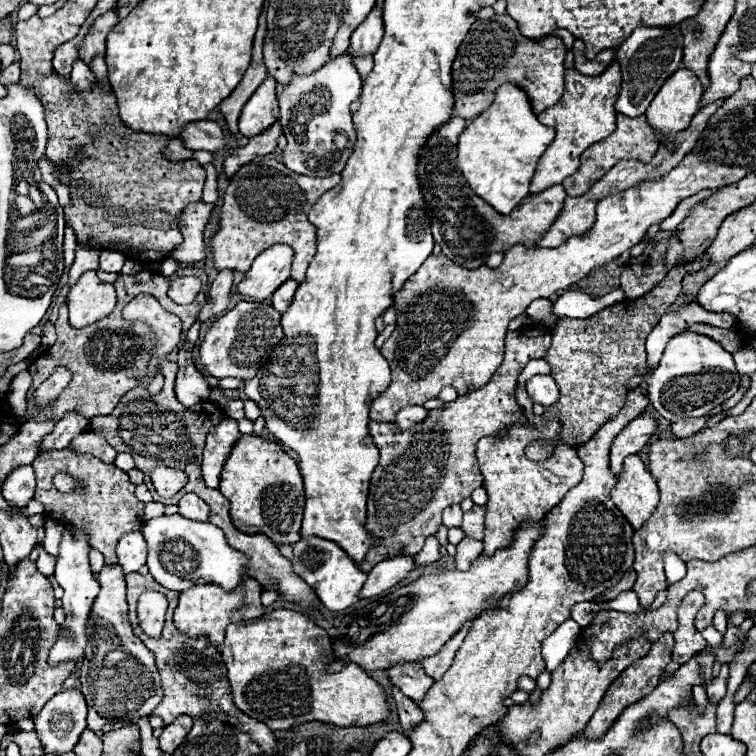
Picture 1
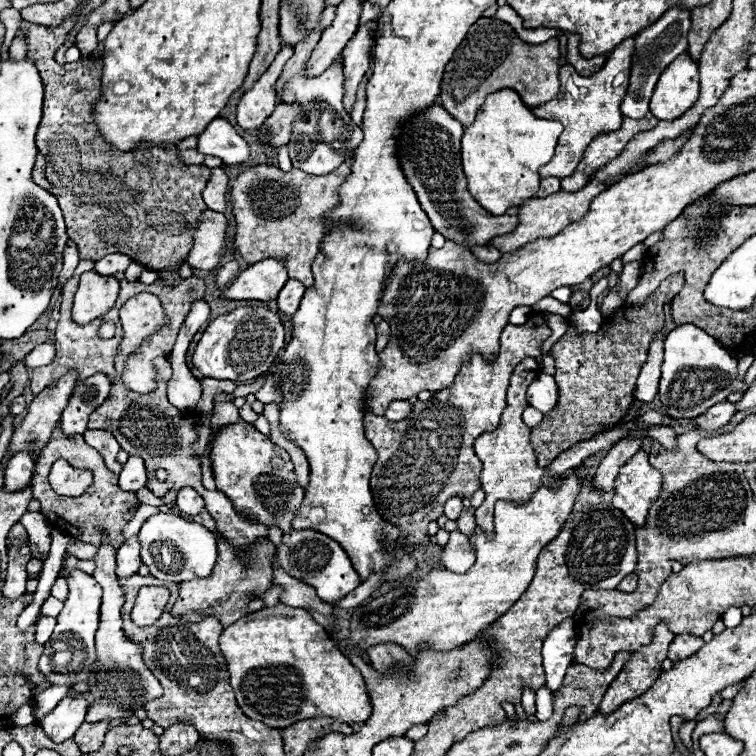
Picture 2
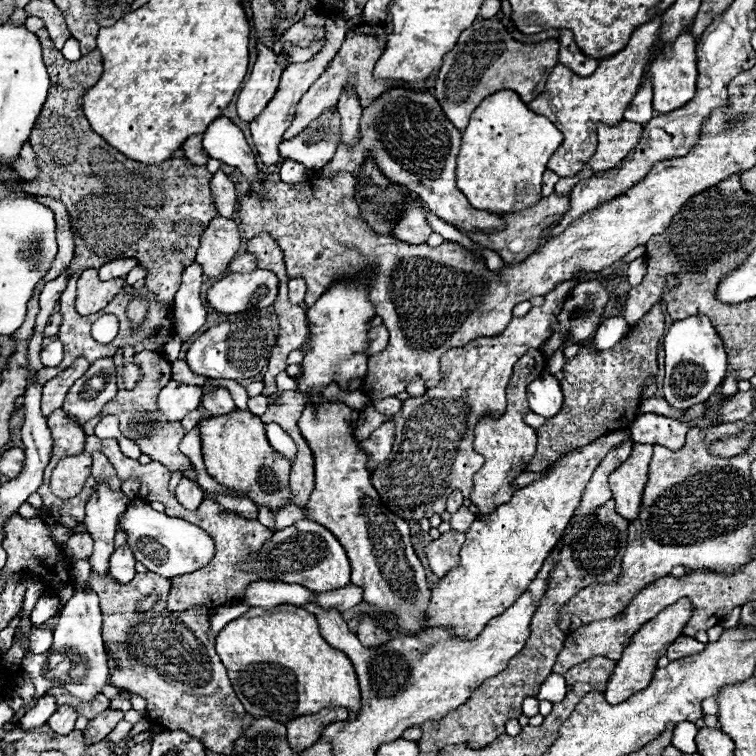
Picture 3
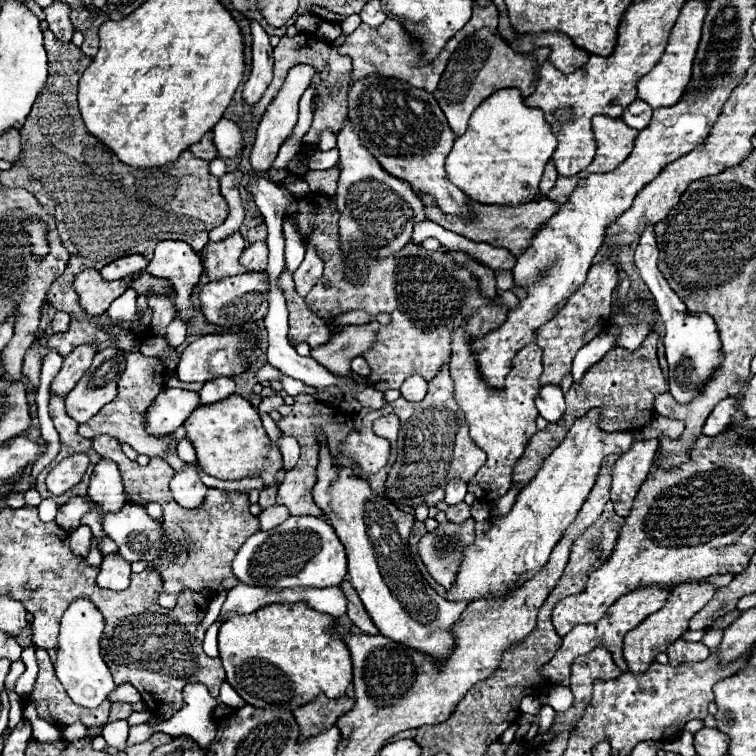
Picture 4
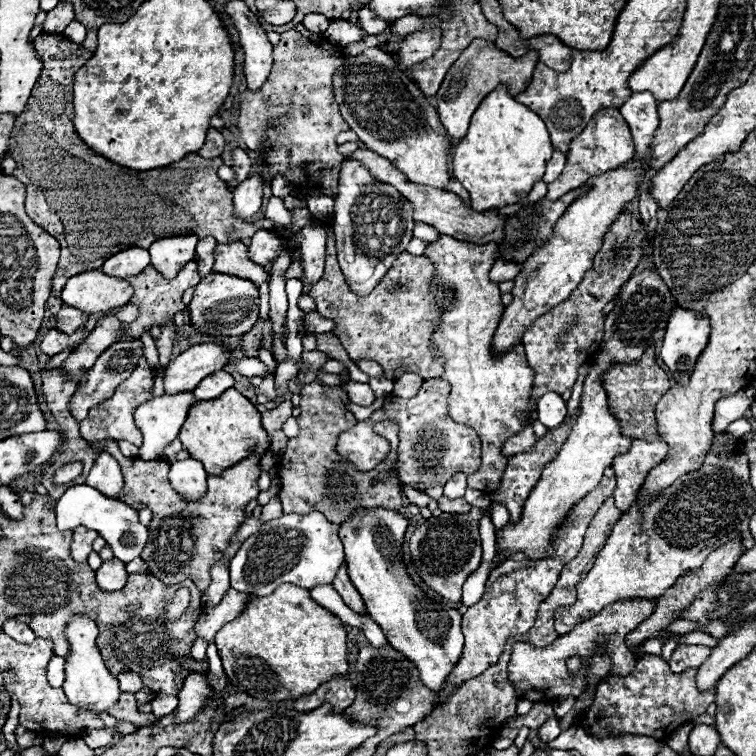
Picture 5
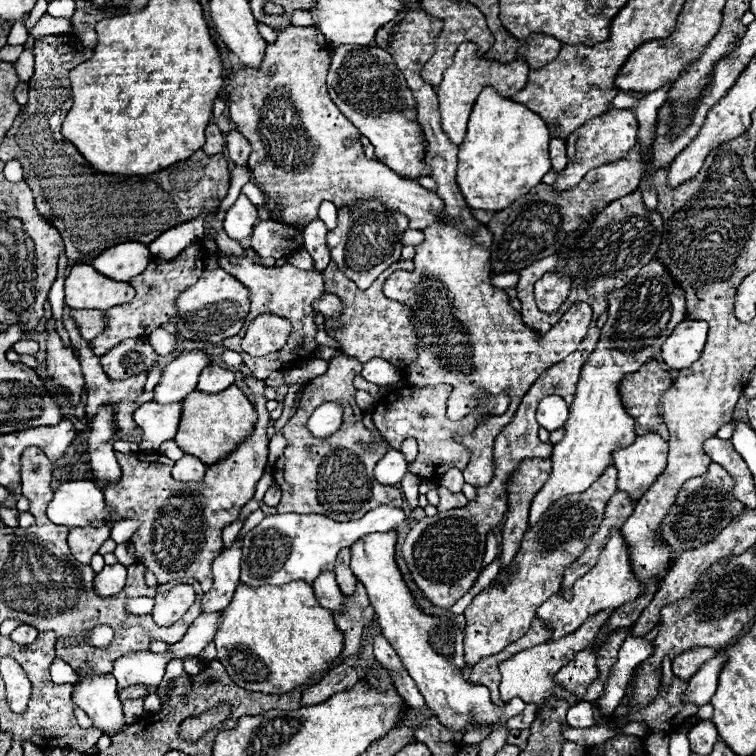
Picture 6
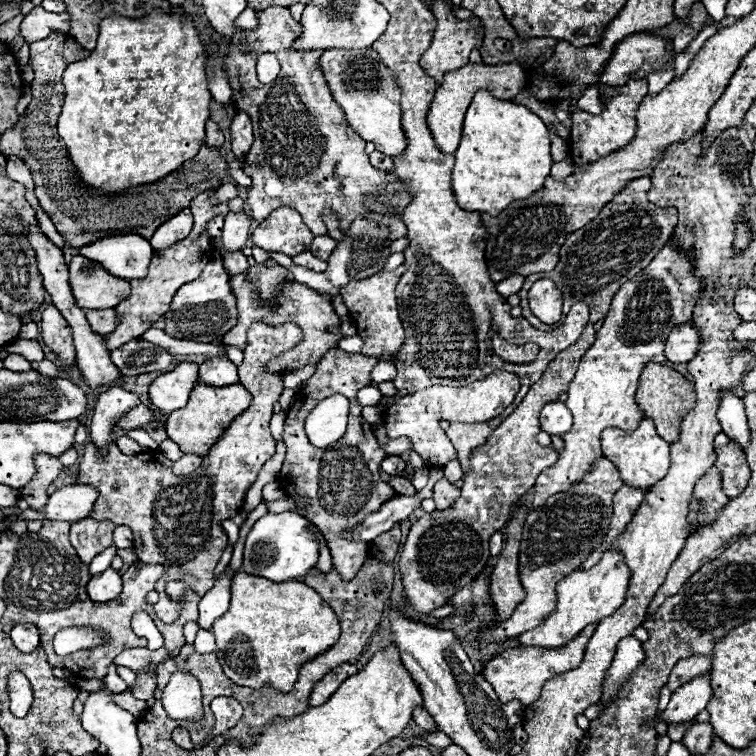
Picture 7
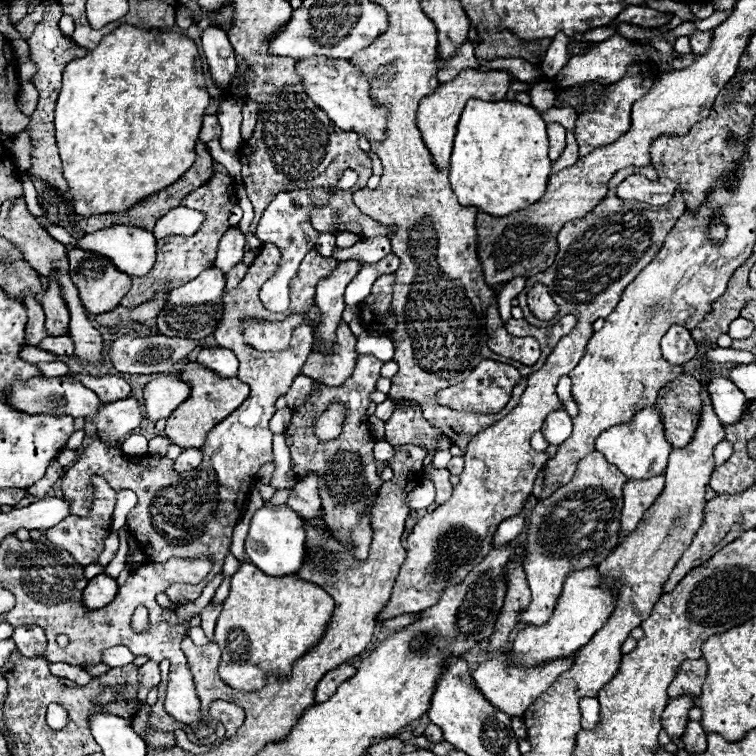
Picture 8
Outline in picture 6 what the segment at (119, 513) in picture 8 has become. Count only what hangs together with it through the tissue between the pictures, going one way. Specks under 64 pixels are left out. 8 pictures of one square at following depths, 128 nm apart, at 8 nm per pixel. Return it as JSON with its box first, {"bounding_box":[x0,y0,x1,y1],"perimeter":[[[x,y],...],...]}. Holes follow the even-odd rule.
{"bounding_box":[110,520,140,544],"perimeter":[[[122,520],[116,522],[116,524],[112,526],[110,538],[112,538],[116,544],[122,544],[122,542],[124,542],[124,536],[132,536],[138,526],[140,526],[140,524],[137,520]]]}

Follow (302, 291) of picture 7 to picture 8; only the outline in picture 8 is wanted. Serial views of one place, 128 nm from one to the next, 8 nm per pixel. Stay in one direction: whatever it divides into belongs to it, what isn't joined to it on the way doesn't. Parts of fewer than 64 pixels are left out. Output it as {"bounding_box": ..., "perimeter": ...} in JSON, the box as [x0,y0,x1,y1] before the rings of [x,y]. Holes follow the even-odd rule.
{"bounding_box":[241,306,358,386],"perimeter":[[[312,306],[306,314],[292,314],[282,322],[241,318],[244,342],[260,351],[282,351],[288,347],[293,329],[304,320],[310,320],[316,330],[320,323],[320,310]],[[340,322],[340,328],[336,328],[336,344],[332,346],[331,356],[324,357],[318,349],[313,349],[302,366],[302,372],[326,386],[340,386],[354,372],[358,358],[354,346],[356,336],[350,332],[346,322]]]}

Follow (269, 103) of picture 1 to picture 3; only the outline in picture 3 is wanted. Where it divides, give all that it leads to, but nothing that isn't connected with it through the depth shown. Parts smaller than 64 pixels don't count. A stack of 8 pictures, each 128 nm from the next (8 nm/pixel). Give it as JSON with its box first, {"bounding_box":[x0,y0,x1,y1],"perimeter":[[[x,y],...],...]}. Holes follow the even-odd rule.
{"bounding_box":[238,38,324,122],"perimeter":[[[324,38],[320,42],[316,42],[312,48],[298,48],[292,42],[284,42],[282,44],[282,52],[288,54],[288,64],[292,64],[292,62],[304,62],[304,60],[310,60],[314,56],[314,52],[318,48],[322,48],[322,44],[324,44]],[[258,46],[258,60],[252,68],[252,74],[248,78],[248,82],[244,84],[244,88],[238,94],[238,116],[244,122],[252,122],[264,108],[266,104],[272,100],[280,76],[284,72],[284,68],[288,64],[278,64],[278,54],[268,50],[266,46]]]}

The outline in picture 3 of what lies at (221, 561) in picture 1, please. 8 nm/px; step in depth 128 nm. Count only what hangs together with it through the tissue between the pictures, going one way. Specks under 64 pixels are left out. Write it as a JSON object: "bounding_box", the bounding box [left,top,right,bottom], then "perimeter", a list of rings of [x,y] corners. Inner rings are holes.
{"bounding_box":[120,500,216,578],"perimeter":[[[134,500],[130,504],[136,504],[136,506],[128,506],[126,516],[120,522],[120,528],[128,532],[126,544],[132,548],[136,560],[142,562],[148,570],[164,578],[174,578],[174,576],[188,574],[196,568],[204,568],[204,564],[210,564],[216,548],[208,532],[204,532],[196,524],[190,524],[182,518],[172,518],[172,516],[166,516],[164,512],[156,512],[150,508],[148,502]]]}

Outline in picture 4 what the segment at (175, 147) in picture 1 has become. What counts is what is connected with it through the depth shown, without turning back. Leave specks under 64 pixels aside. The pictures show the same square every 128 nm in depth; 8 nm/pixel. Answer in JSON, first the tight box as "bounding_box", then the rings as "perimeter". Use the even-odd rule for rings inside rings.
{"bounding_box":[188,132,218,160],"perimeter":[[[208,132],[198,144],[192,144],[190,148],[188,148],[196,158],[202,158],[202,160],[214,160],[216,156],[218,156],[218,152],[216,152],[216,148],[214,148],[214,144],[212,144],[212,134]]]}

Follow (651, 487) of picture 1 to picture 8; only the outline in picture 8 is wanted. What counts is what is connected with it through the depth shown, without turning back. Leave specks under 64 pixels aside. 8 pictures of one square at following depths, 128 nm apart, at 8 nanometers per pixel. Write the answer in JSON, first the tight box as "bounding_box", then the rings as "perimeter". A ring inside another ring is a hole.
{"bounding_box":[596,406,672,480],"perimeter":[[[648,406],[640,410],[630,422],[612,426],[604,430],[596,440],[596,450],[606,456],[606,460],[620,468],[628,478],[642,480],[656,474],[664,474],[668,464],[668,454],[672,450],[672,444],[664,438],[664,426],[660,420],[660,412],[656,406]]]}

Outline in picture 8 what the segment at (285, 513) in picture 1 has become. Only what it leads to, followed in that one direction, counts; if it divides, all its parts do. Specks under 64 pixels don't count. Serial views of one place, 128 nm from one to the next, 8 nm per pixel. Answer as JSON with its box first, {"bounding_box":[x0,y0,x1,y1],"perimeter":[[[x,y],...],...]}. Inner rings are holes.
{"bounding_box":[164,362,250,448],"perimeter":[[[188,362],[180,372],[180,378],[190,384],[192,392],[190,398],[184,404],[180,404],[180,408],[176,408],[176,412],[172,412],[172,416],[166,420],[164,432],[180,448],[202,448],[206,432],[220,424],[220,420],[230,416],[248,398],[250,388],[238,378],[220,378],[218,374],[202,368],[196,362]]]}

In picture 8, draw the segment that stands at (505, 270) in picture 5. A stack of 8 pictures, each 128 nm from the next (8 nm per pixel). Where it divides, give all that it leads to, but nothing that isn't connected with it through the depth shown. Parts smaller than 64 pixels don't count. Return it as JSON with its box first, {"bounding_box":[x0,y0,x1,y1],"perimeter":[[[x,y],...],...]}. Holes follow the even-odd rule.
{"bounding_box":[498,278,526,320],"perimeter":[[[512,278],[504,288],[502,292],[498,294],[498,310],[500,310],[500,316],[502,320],[510,320],[510,300],[514,300],[522,290],[524,290],[524,284],[526,284],[526,278]]]}

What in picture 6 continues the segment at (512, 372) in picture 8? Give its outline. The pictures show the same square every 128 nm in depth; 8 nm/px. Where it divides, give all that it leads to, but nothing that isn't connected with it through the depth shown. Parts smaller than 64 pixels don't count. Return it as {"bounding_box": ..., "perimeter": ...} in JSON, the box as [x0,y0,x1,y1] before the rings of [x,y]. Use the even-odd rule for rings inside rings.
{"bounding_box":[372,384,510,478],"perimeter":[[[438,384],[438,386],[424,386],[424,388],[404,388],[404,390],[394,390],[386,394],[374,408],[372,420],[374,426],[380,430],[380,434],[390,442],[392,448],[400,448],[406,438],[416,438],[418,442],[418,456],[414,462],[410,462],[408,472],[422,476],[422,478],[434,478],[446,474],[450,468],[460,468],[464,470],[468,466],[468,448],[458,444],[454,440],[454,434],[466,436],[472,434],[481,417],[487,415],[501,415],[509,406],[510,397],[508,392],[498,395],[478,396],[478,407],[466,418],[452,422],[446,418],[446,400],[450,396],[452,388]]]}

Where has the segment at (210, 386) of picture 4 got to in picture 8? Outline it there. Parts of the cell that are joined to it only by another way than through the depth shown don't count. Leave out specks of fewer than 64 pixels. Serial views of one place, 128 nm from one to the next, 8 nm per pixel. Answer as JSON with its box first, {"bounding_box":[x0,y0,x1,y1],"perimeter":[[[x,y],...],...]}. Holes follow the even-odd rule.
{"bounding_box":[196,348,238,378],"perimeter":[[[202,348],[196,362],[224,378],[236,378],[238,372],[238,360],[228,348]]]}

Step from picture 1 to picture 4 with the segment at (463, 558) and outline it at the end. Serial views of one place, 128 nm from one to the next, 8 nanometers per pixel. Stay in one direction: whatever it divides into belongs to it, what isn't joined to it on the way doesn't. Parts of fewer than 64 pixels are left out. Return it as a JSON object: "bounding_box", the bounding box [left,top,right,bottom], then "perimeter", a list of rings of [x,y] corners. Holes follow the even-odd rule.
{"bounding_box":[418,518,474,590],"perimeter":[[[472,518],[464,524],[446,522],[444,526],[438,526],[434,532],[428,532],[426,536],[420,538],[418,552],[432,578],[448,590],[454,584],[462,560],[462,548],[472,542],[474,542]]]}

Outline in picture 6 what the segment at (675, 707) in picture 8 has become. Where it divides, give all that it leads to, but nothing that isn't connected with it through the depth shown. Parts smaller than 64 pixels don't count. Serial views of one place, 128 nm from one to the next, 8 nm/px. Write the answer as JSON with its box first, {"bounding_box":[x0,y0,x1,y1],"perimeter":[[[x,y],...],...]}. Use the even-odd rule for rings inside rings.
{"bounding_box":[684,650,726,706],"perimeter":[[[720,650],[712,660],[704,662],[704,666],[690,678],[684,700],[694,702],[696,706],[708,704],[710,698],[716,694],[718,674],[724,668],[722,664],[726,664],[726,652],[724,650]]]}

